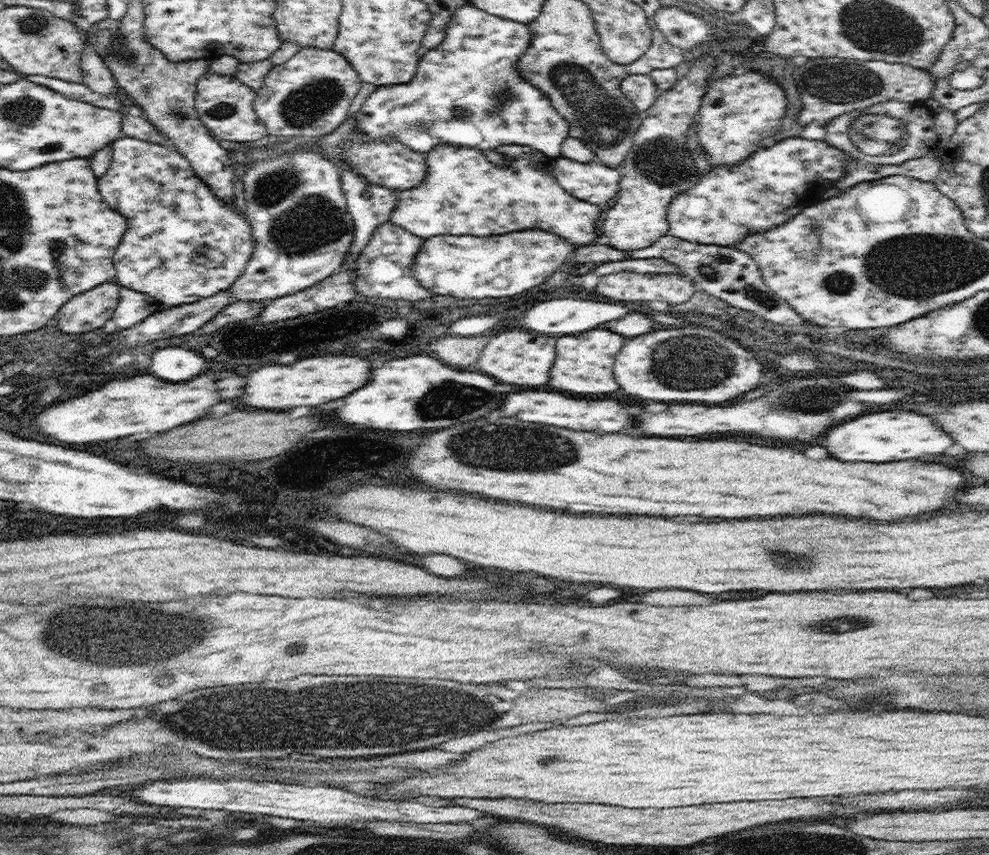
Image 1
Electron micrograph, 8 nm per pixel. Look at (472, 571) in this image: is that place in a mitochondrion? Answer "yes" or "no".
no

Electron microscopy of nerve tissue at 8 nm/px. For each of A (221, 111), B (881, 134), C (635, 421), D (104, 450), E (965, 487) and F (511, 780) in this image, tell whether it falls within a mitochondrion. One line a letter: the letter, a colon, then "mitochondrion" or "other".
A: mitochondrion
B: mitochondrion
C: other
D: other
E: other
F: other

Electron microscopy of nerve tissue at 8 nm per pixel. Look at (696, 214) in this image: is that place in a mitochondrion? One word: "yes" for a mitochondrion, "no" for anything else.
no

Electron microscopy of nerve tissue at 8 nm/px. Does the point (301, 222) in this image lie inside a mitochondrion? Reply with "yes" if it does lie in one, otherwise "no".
yes

